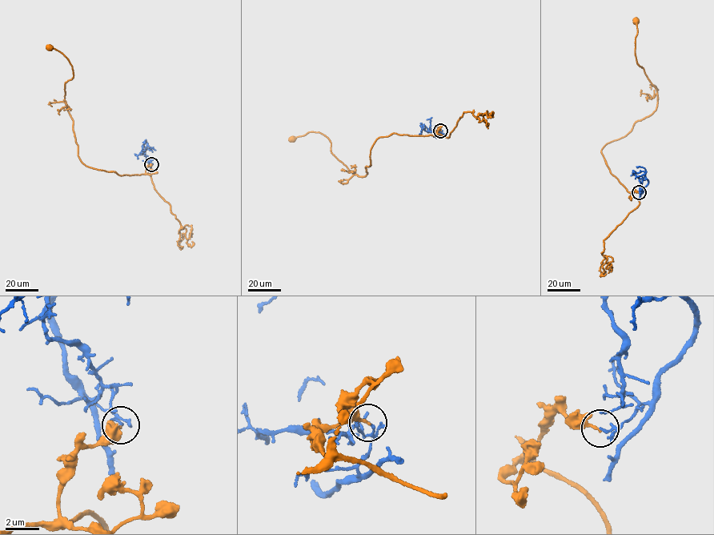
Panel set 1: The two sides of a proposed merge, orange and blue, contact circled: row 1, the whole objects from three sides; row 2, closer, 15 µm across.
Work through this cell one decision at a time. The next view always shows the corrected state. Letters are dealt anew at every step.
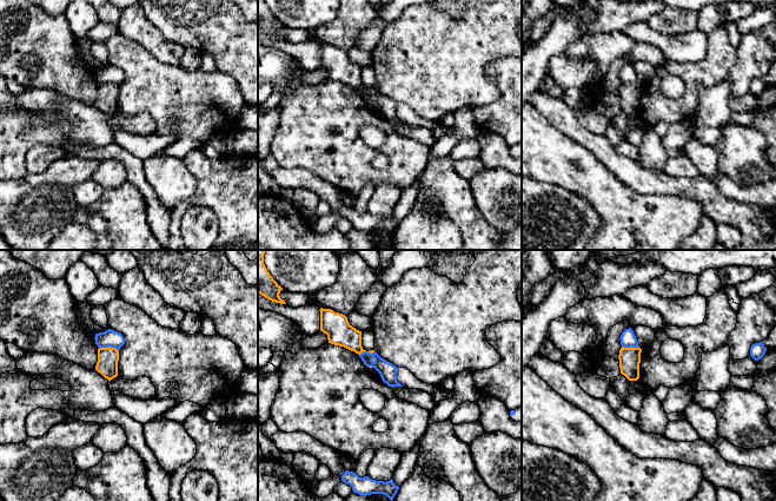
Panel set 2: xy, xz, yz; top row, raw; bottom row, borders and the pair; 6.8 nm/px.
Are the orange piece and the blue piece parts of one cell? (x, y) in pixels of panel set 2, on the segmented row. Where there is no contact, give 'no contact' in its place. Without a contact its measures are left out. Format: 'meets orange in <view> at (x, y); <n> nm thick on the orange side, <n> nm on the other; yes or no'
meets orange in xy at (108, 347); 140 nm thick on the orange side, 120 nm on the other; no

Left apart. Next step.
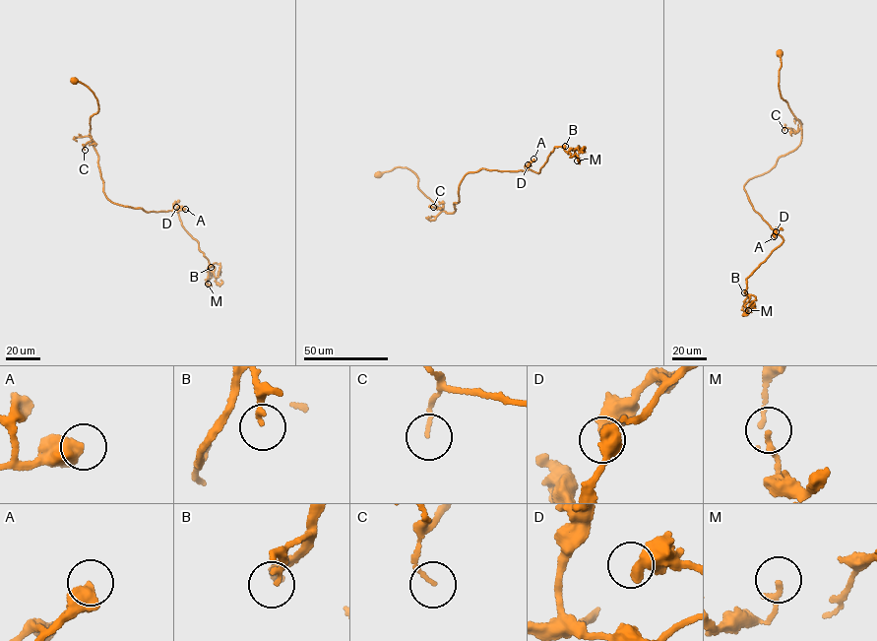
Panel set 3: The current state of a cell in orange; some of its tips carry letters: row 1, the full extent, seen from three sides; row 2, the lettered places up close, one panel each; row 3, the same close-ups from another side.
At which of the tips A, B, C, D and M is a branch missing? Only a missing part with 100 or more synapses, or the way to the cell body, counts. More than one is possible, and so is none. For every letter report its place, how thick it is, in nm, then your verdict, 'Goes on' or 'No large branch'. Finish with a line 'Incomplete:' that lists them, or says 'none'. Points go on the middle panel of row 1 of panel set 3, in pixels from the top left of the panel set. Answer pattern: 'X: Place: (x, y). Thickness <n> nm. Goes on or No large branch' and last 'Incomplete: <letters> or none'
A: Place: (533, 159). Thickness 600 nm. No large branch
B: Place: (565, 146). Thickness 160 nm. No large branch
C: Place: (433, 207). Thickness 100 nm. No large branch
D: Place: (528, 164). Thickness 500 nm. No large branch
M: Place: (577, 160). Thickness 180 nm. No large branch
Incomplete: none

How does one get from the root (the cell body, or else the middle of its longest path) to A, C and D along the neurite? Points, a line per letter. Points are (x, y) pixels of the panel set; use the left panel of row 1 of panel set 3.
A: (74, 81), (88, 87), (97, 99), (98, 111), (91, 117), (90, 137), (107, 198), (148, 212), (185, 209)
C: (74, 81), (92, 91), (98, 105), (98, 111), (91, 117), (92, 141), (86, 143), (85, 150)
D: (74, 81), (97, 99), (90, 137), (107, 198), (148, 212), (181, 209), (176, 207)

